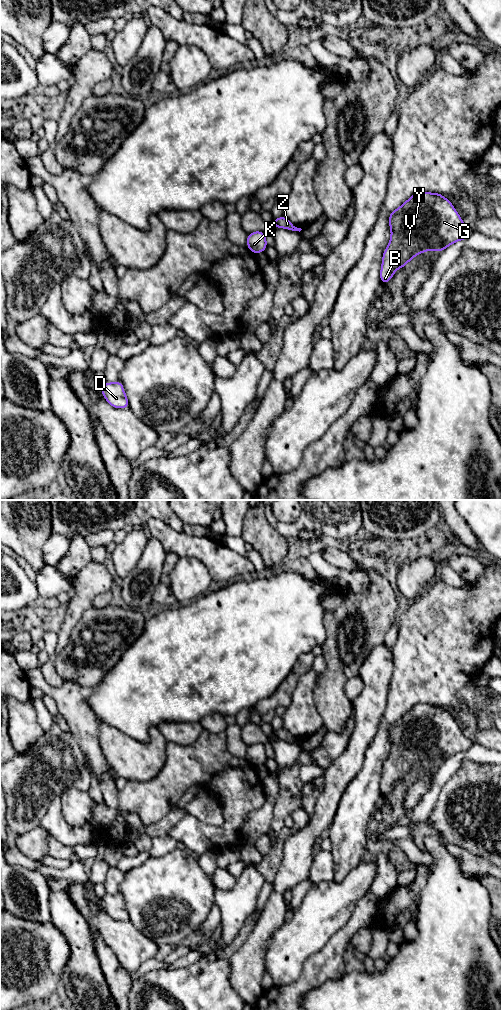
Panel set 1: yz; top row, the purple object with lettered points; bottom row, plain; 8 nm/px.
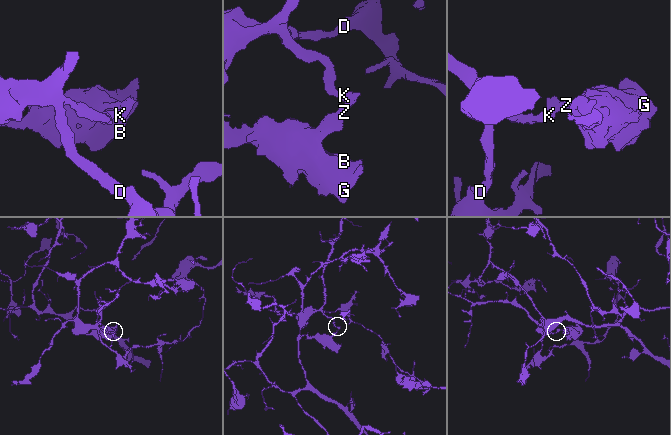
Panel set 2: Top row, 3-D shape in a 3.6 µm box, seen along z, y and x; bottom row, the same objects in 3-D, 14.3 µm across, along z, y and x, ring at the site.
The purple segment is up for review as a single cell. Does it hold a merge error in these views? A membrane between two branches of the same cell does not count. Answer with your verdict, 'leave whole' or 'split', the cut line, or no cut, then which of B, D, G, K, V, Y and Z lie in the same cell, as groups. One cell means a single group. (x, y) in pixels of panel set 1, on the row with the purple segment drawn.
split; cut yz (274, 219), (278, 226); groups B G V Y Z / D K

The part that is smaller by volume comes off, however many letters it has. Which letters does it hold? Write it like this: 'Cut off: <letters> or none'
Cut off: B, G, V, Y, Z

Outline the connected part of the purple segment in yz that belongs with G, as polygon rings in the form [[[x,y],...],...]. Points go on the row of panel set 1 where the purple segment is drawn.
[[[416,192],[389,215],[391,237],[383,252],[380,280],[388,283],[395,271],[420,253],[434,250],[441,252],[457,241],[467,239],[472,231],[466,226],[453,204],[441,193]]]

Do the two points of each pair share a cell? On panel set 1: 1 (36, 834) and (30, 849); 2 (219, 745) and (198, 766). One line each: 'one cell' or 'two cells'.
1: one cell
2: one cell

